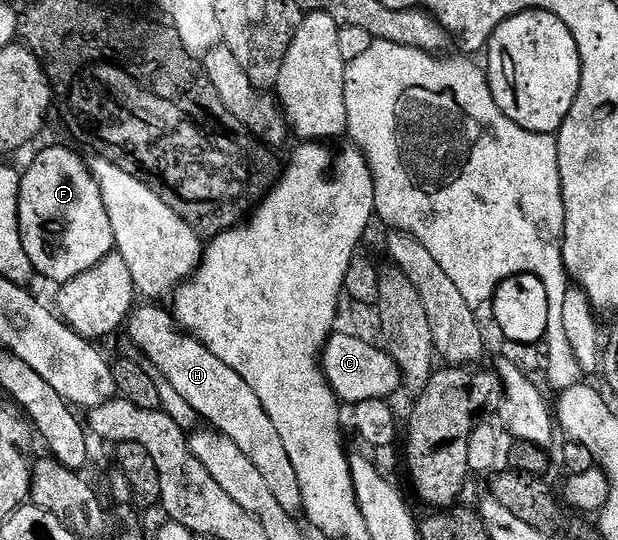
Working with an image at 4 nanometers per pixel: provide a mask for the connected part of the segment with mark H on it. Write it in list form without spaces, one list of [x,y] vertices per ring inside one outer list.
[[[158,304],[142,305],[146,306],[139,305],[128,318],[130,338],[142,349],[141,357],[164,380],[168,380],[168,384],[172,384],[172,388],[176,388],[176,392],[180,392],[180,396],[184,396],[184,400],[188,400],[188,404],[192,404],[192,408],[203,423],[209,424],[218,433],[228,436],[228,440],[232,440],[232,444],[236,444],[236,448],[240,448],[240,452],[244,452],[244,456],[248,456],[248,460],[252,460],[252,464],[256,464],[260,476],[267,482],[268,489],[272,491],[272,496],[276,496],[276,500],[279,502],[280,508],[284,508],[284,512],[295,516],[301,515],[302,493],[300,492],[300,480],[296,477],[296,468],[292,468],[288,448],[284,448],[284,440],[280,440],[280,432],[276,432],[276,424],[272,424],[272,416],[268,416],[268,412],[264,412],[264,404],[260,404],[260,396],[256,396],[256,392],[252,392],[252,388],[248,388],[246,381],[236,372],[232,372],[232,368],[228,368],[228,364],[224,364],[224,360],[220,360],[220,356],[212,356],[212,352],[208,352],[208,348],[203,342],[197,342],[193,336],[181,329],[174,321],[173,313],[169,309],[161,310],[158,307],[161,305]]]

